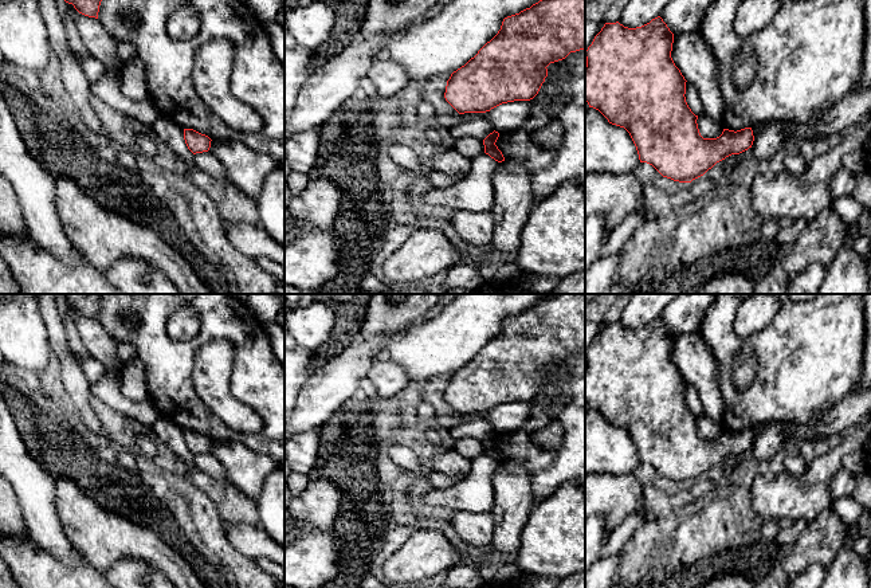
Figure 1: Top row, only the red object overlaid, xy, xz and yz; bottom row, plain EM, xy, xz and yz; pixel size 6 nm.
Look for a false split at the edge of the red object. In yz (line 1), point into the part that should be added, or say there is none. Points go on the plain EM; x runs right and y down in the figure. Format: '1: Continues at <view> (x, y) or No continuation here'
1: No continuation here

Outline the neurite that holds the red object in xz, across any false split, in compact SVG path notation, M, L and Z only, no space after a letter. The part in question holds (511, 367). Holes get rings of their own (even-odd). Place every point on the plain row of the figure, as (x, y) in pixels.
M549 294L530 309L503 320L498 334L487 342L464 366L454 372L447 381L444 399L459 413L486 413L514 401L533 400L550 364L565 360L570 353L585 349L585 294Z

